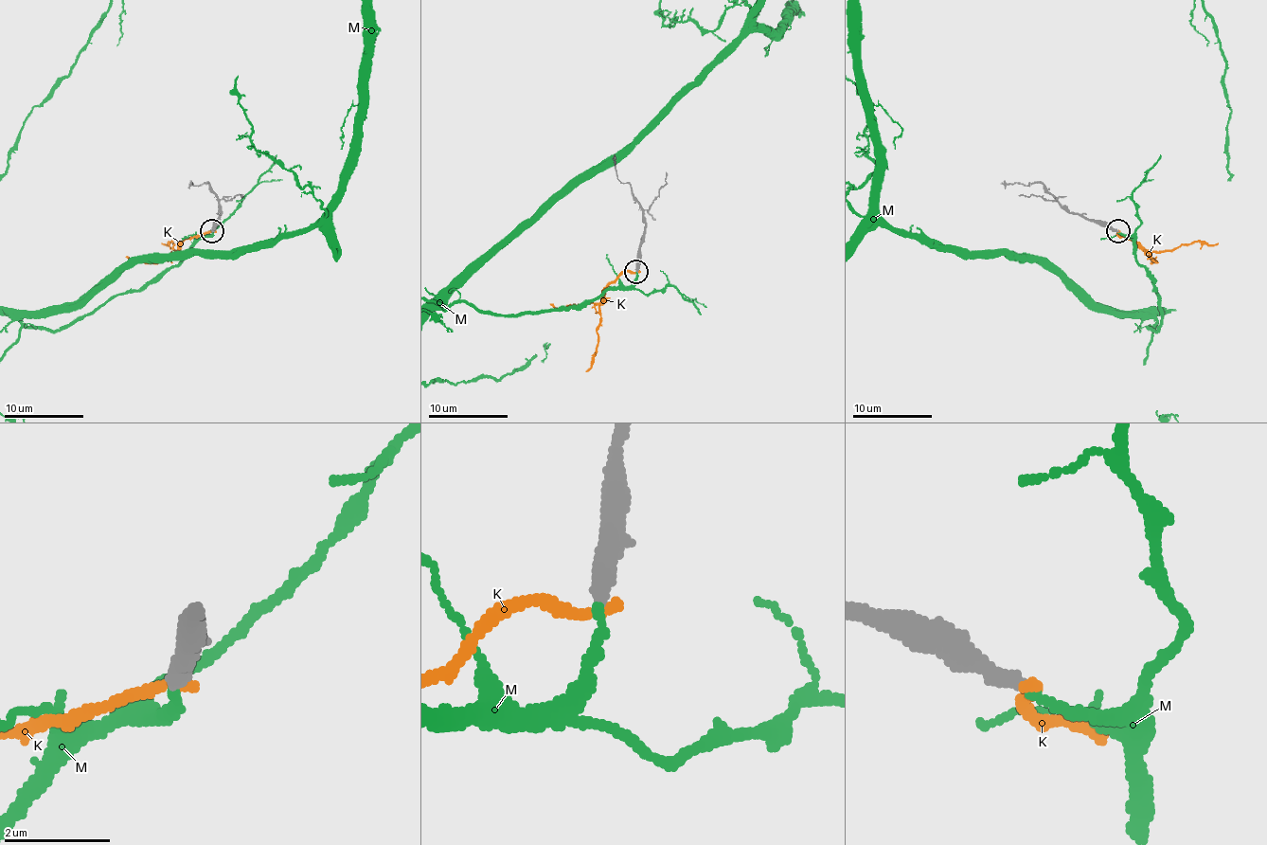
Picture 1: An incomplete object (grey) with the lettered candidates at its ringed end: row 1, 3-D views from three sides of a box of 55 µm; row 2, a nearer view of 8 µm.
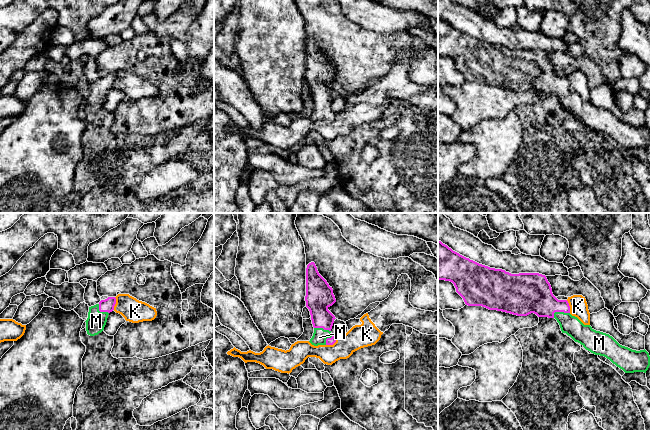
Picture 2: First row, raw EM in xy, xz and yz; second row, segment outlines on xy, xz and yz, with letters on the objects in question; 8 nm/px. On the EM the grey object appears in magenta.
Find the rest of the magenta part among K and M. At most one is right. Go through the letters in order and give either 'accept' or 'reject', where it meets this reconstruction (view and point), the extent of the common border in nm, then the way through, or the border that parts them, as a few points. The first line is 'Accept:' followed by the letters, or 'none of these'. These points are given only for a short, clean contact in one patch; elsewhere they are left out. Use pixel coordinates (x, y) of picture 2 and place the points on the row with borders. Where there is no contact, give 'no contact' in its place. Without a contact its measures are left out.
Accept: M
K: reject; contact xy (115, 303); length 110 nm; border xy (115, 297), (113, 309)
M: accept; contact yz (559, 311); length 140 nm; way yz (533, 294), (544, 304), (559, 311), (572, 326)

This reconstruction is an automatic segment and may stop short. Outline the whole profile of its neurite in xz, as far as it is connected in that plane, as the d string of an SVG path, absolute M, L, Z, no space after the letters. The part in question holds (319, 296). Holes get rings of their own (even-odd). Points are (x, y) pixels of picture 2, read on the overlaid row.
M314 262L306 268L306 307L310 311L314 333L310 343L314 346L333 345L336 338L332 335L331 329L336 319L328 310L335 302L332 287L319 274Z

